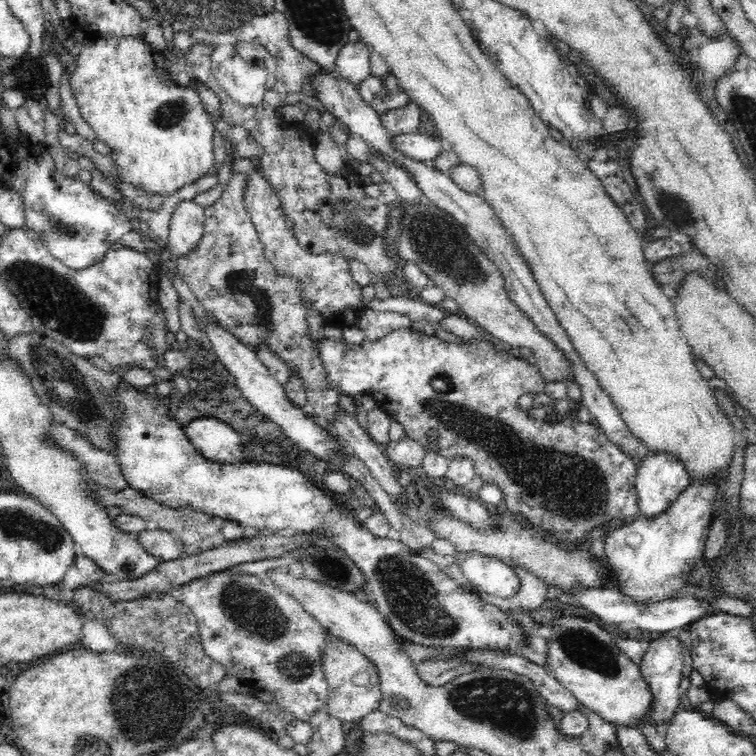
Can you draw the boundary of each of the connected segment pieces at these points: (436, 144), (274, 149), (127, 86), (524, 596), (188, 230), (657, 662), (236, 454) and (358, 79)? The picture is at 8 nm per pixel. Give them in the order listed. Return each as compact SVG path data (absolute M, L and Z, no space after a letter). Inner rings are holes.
M418 131L412 134L392 136L391 143L393 149L400 154L424 163L434 160L445 149L445 143L439 135L437 137L426 136Z
M210 70L210 77L205 86L212 88L221 102L221 117L228 124L238 124L246 128L251 138L258 140L258 145L264 147L260 158L260 166L268 176L269 188L279 198L279 210L283 214L283 224L294 233L299 245L311 254L331 252L342 255L346 259L356 259L368 267L374 279L384 280L387 285L396 276L397 262L388 256L384 236L386 226L393 225L386 221L386 212L392 207L379 198L368 197L362 189L366 180L358 175L350 166L344 166L335 173L324 171L314 155L314 144L306 140L306 144L290 144L292 131L284 131L283 118L276 108L262 101L258 106L243 106L234 102L232 97L218 84ZM342 199L360 205L360 208L345 212L333 212L333 206Z
M139 36L131 37L120 37L120 38L102 38L98 39L96 42L90 42L83 40L80 44L80 48L77 50L77 64L75 69L71 72L69 76L69 83L72 87L75 101L79 106L79 111L81 112L82 118L96 131L98 138L108 147L112 148L110 152L111 162L113 162L113 175L111 176L111 182L115 184L116 182L128 182L128 184L133 184L135 188L146 191L150 194L157 194L161 197L166 197L176 192L182 186L194 182L197 178L204 176L210 172L214 172L217 168L217 163L214 160L214 122L212 117L210 117L209 108L204 109L204 105L200 100L200 95L192 87L186 85L178 86L175 82L172 82L166 72L166 61L164 61L163 51L156 49L153 45L146 43L144 39L140 39Z
M520 565L513 566L513 569L516 571L518 578L521 579L521 588L509 601L516 607L527 610L524 612L528 616L532 616L532 610L538 610L548 600L546 598L548 586L546 586L542 577L534 575Z
M193 200L179 202L170 218L169 235L165 246L171 256L192 254L202 238L206 222L205 208Z
M672 631L663 634L659 638L650 641L648 650L646 650L643 659L638 663L641 668L641 675L652 690L652 704L648 712L649 720L652 723L664 722L669 720L676 710L679 710L680 704L680 678L682 662L684 662L684 647L678 639L678 634Z
M198 417L184 429L195 449L212 462L234 464L246 460L245 436L234 430L231 423Z
M350 41L342 46L335 59L337 73L348 82L360 84L371 72L370 46L364 41Z

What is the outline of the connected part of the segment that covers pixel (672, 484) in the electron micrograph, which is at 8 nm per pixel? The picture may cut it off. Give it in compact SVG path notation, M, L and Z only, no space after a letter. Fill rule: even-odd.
M649 449L637 464L635 487L639 513L646 516L662 514L678 495L686 490L690 482L688 467L676 453L670 453L665 449Z

